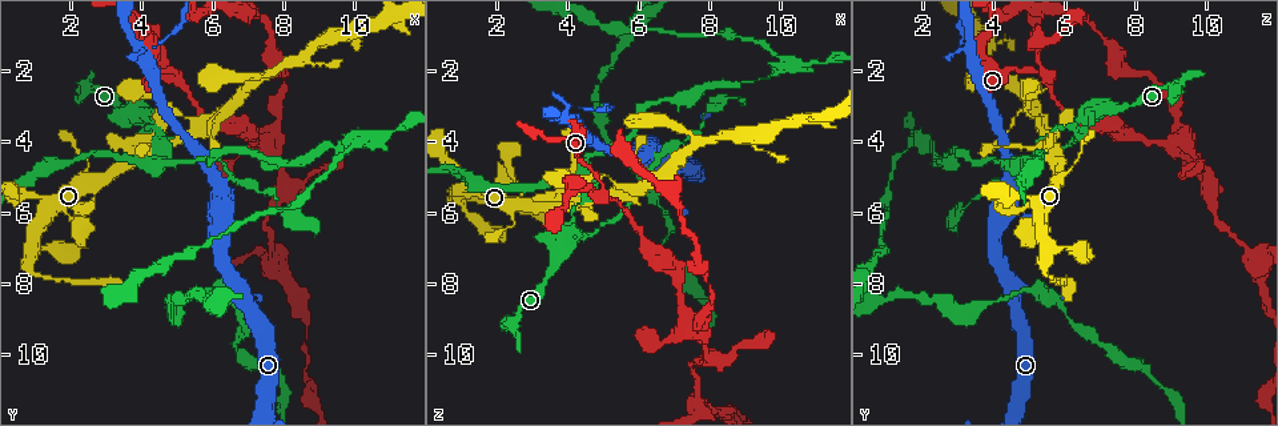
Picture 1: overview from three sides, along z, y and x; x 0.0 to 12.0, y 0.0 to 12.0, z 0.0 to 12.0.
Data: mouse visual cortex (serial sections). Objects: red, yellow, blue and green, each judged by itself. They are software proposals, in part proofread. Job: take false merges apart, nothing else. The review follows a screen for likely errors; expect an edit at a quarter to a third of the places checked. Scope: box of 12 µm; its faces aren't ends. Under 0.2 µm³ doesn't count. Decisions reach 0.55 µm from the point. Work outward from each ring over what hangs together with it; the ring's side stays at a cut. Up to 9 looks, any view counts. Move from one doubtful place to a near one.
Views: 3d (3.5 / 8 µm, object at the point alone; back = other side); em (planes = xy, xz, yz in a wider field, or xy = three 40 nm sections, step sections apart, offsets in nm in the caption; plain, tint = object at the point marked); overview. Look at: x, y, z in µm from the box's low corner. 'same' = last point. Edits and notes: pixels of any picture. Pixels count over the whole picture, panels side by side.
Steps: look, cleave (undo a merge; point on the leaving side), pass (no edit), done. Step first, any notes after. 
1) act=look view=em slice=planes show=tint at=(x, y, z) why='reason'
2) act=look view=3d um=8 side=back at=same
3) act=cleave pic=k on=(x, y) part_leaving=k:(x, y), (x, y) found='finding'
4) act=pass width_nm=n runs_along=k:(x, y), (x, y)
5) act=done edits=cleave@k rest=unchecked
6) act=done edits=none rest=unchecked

act=look view=3d um=3.5 at=(7.6, 2.1, 4.1)

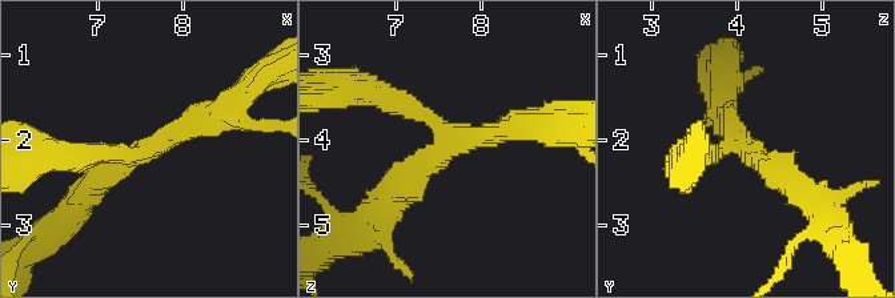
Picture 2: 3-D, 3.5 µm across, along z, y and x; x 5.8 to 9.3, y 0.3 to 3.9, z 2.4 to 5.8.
act=look view=em slice=xy step=3 show=tint at=(7.65, 2.05, 4.10) arms=3 arm_widths_nm=250,250,350 why='shape alone is not enough'

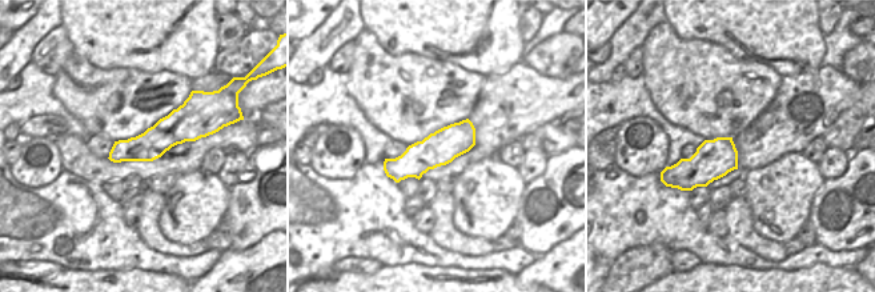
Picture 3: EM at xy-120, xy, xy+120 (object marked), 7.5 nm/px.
act=look view=em slice=xy step=5 show=tint at=same

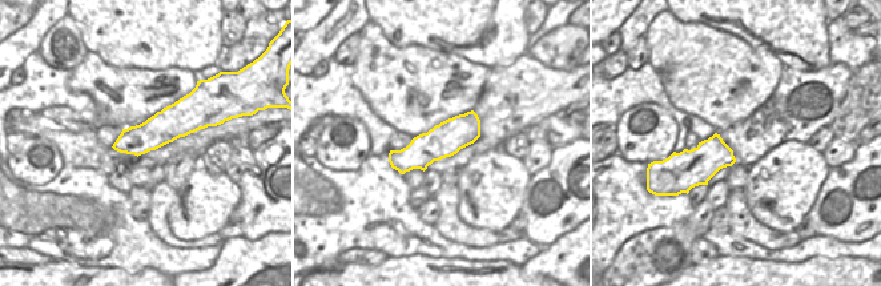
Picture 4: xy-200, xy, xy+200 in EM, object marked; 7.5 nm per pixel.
act=pass runs_along=2:(88, 188), (223, 107) found='continuous, no second cell'

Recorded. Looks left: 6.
act=look view=3d um=8 at=(4.5, 1.4, 5.3) why='abrupt turn'

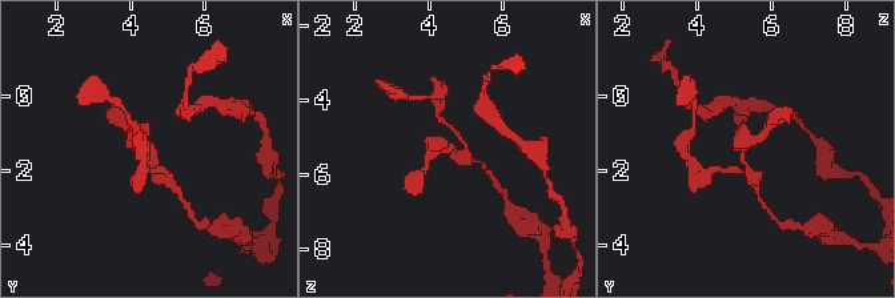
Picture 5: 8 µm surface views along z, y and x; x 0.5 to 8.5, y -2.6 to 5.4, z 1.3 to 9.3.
act=look view=3d um=3.5 side=back at=(4.6, 1.5, 5.2)

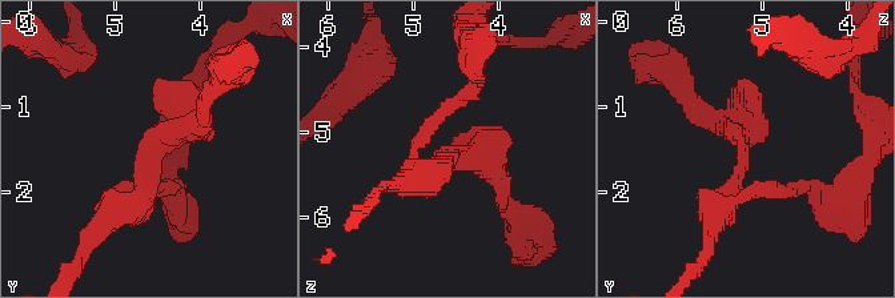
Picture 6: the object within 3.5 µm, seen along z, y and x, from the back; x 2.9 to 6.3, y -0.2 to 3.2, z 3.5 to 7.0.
act=look view=em slice=planes show=tint at=(4.60, 1.45, 5.25) why='need the tissue'

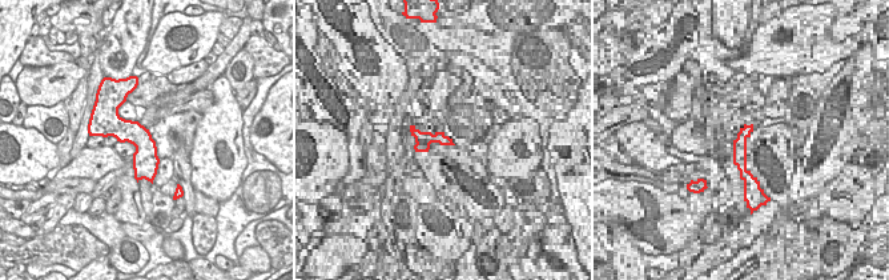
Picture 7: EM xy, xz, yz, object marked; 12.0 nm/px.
act=pass width_nm=320 runs_along=6:(113, 210), (203, 109) found='one cell here'

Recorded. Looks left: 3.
act=look view=3d um=3.5 at=(3.9, 1.5, 3.3) why='thin arm on a thick one'

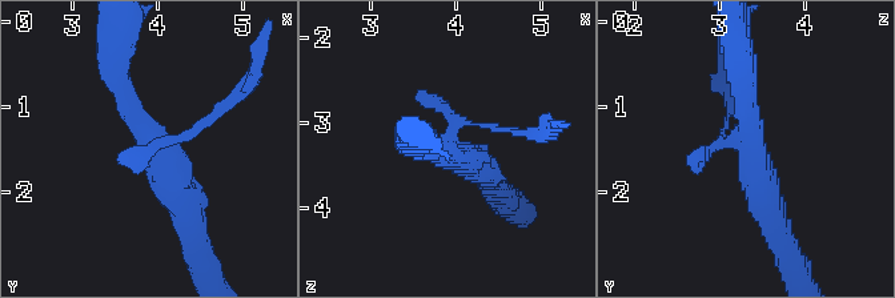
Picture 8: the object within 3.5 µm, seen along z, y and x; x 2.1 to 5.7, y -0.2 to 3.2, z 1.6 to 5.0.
act=look view=em slice=xy step=5 show=tint at=(4.00, 1.45, 3.30)

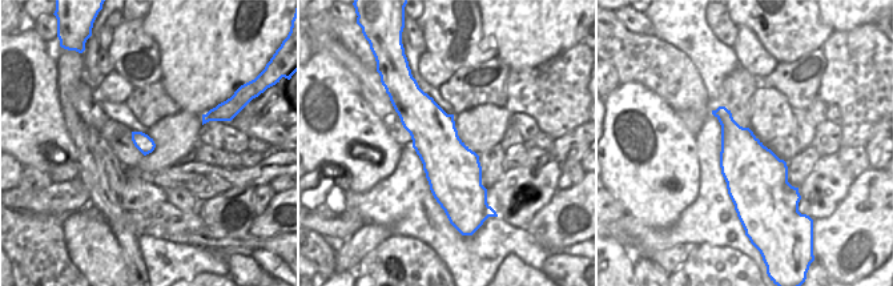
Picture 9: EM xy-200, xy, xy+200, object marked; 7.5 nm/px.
act=pass found='one cell here'

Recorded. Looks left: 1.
act=done edits=none rest=unchecked

